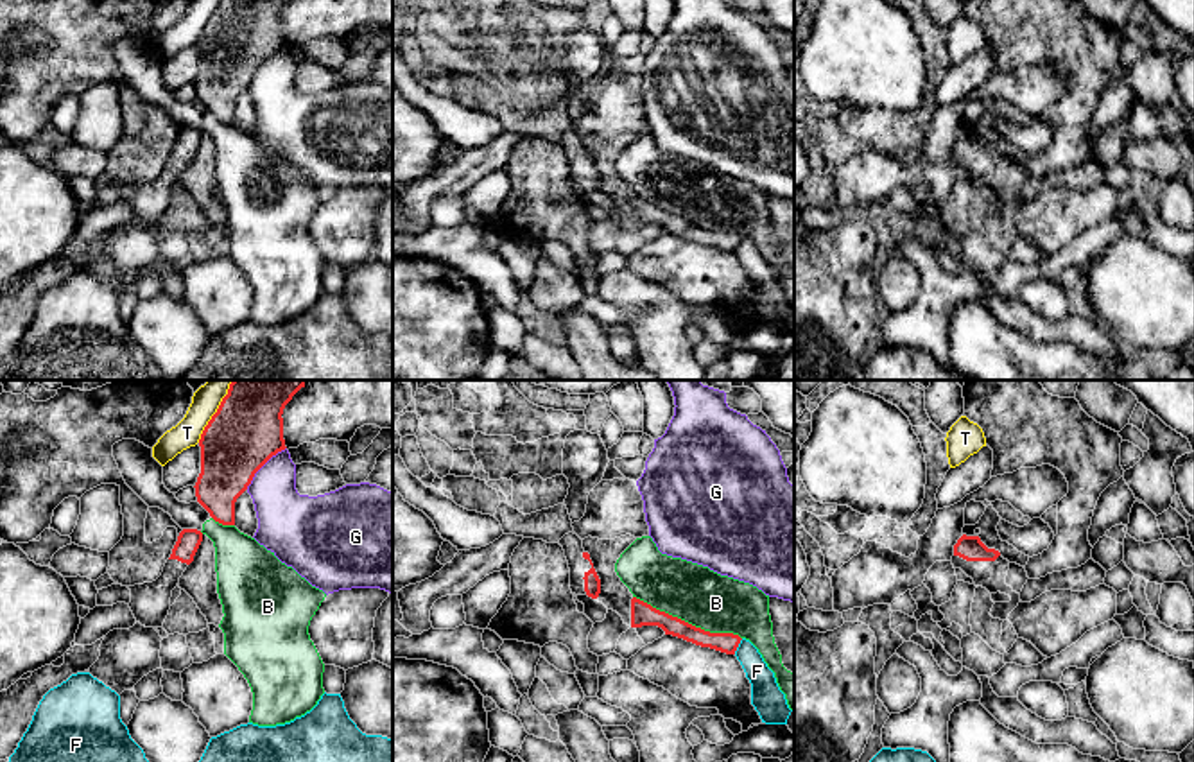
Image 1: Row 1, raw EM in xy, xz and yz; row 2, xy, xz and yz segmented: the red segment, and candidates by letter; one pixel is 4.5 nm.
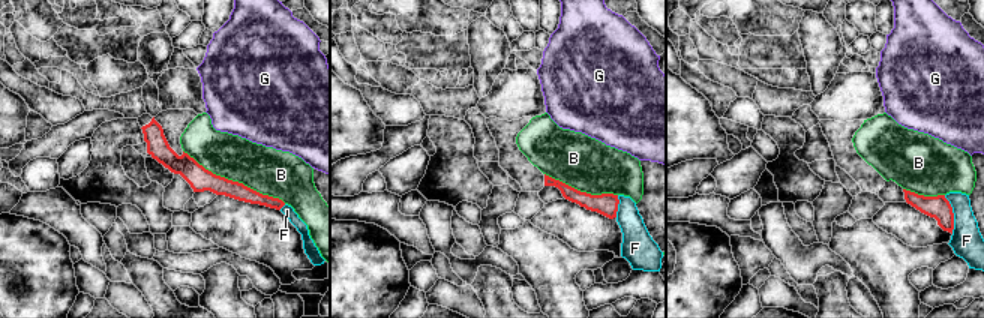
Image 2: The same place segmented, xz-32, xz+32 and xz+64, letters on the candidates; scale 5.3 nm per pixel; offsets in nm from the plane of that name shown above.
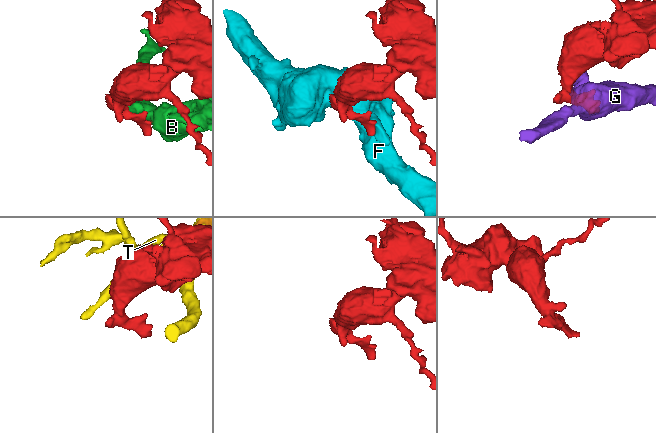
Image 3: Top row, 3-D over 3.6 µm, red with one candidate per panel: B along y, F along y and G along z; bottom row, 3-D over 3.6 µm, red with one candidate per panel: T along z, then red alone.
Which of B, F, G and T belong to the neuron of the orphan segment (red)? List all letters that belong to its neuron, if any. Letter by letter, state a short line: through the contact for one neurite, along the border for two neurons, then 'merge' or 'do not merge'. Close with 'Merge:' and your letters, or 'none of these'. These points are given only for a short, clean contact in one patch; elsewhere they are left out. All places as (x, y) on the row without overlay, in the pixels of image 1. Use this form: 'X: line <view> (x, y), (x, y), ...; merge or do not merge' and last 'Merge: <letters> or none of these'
B: do not merge
F: line xz (743, 237), (734, 251); do not merge
G: do not merge
T: do not merge
Merge: none of these

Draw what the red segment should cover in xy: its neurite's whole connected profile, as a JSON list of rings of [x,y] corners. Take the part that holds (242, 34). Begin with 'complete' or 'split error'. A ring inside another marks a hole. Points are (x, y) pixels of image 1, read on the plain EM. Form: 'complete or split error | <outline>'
complete | [[[221,0],[204,25],[197,100],[222,124],[235,124],[235,100],[255,72],[285,48],[283,7],[289,0]]]

